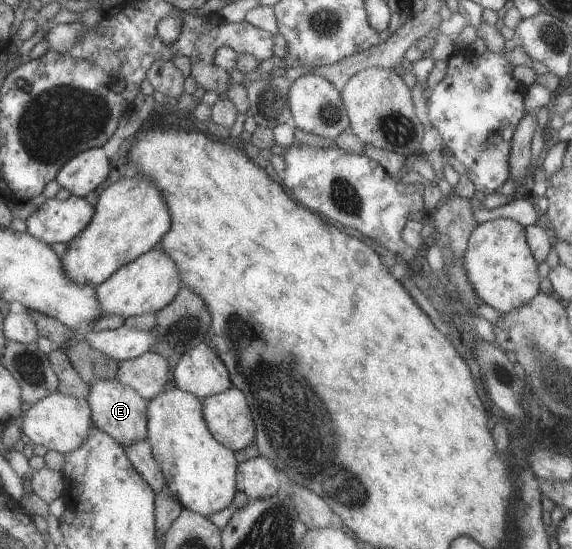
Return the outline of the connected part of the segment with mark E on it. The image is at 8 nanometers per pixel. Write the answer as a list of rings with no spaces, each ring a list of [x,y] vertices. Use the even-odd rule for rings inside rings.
[[[96,379],[90,386],[87,403],[92,411],[93,425],[111,436],[122,448],[140,440],[146,440],[147,402],[131,387],[117,379]]]

